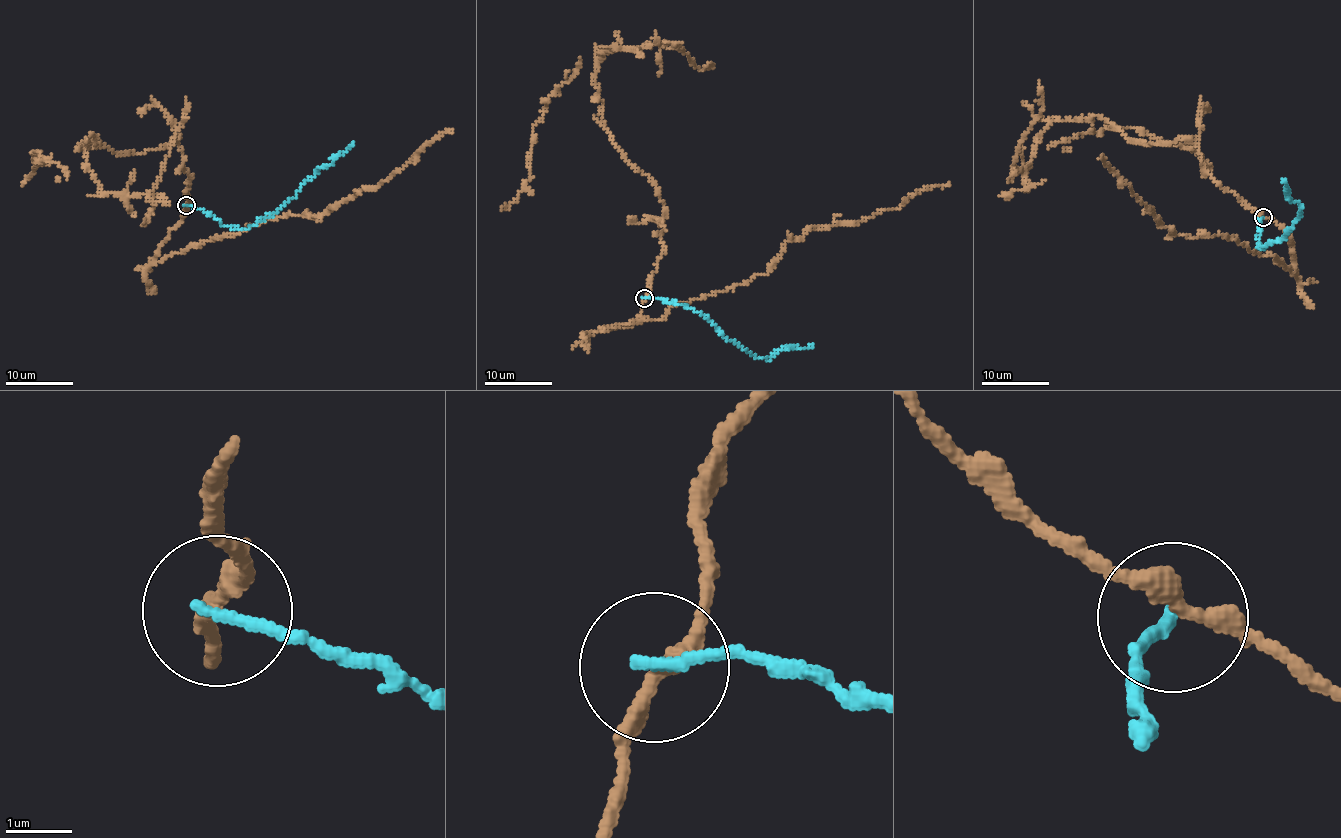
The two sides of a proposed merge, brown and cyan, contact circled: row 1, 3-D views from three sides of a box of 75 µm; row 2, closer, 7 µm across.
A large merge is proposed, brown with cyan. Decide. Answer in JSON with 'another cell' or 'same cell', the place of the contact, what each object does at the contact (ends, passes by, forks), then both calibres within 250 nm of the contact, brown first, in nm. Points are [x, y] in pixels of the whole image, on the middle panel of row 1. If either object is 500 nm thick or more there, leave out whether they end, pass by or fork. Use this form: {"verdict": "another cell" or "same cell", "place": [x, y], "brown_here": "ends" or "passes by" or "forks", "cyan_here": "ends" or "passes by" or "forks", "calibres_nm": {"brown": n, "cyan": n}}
{"verdict": "another cell", "place": [644, 298], "brown_here": "passes by", "cyan_here": "ends", "calibres_nm": {"brown": 280, "cyan": 180}}

